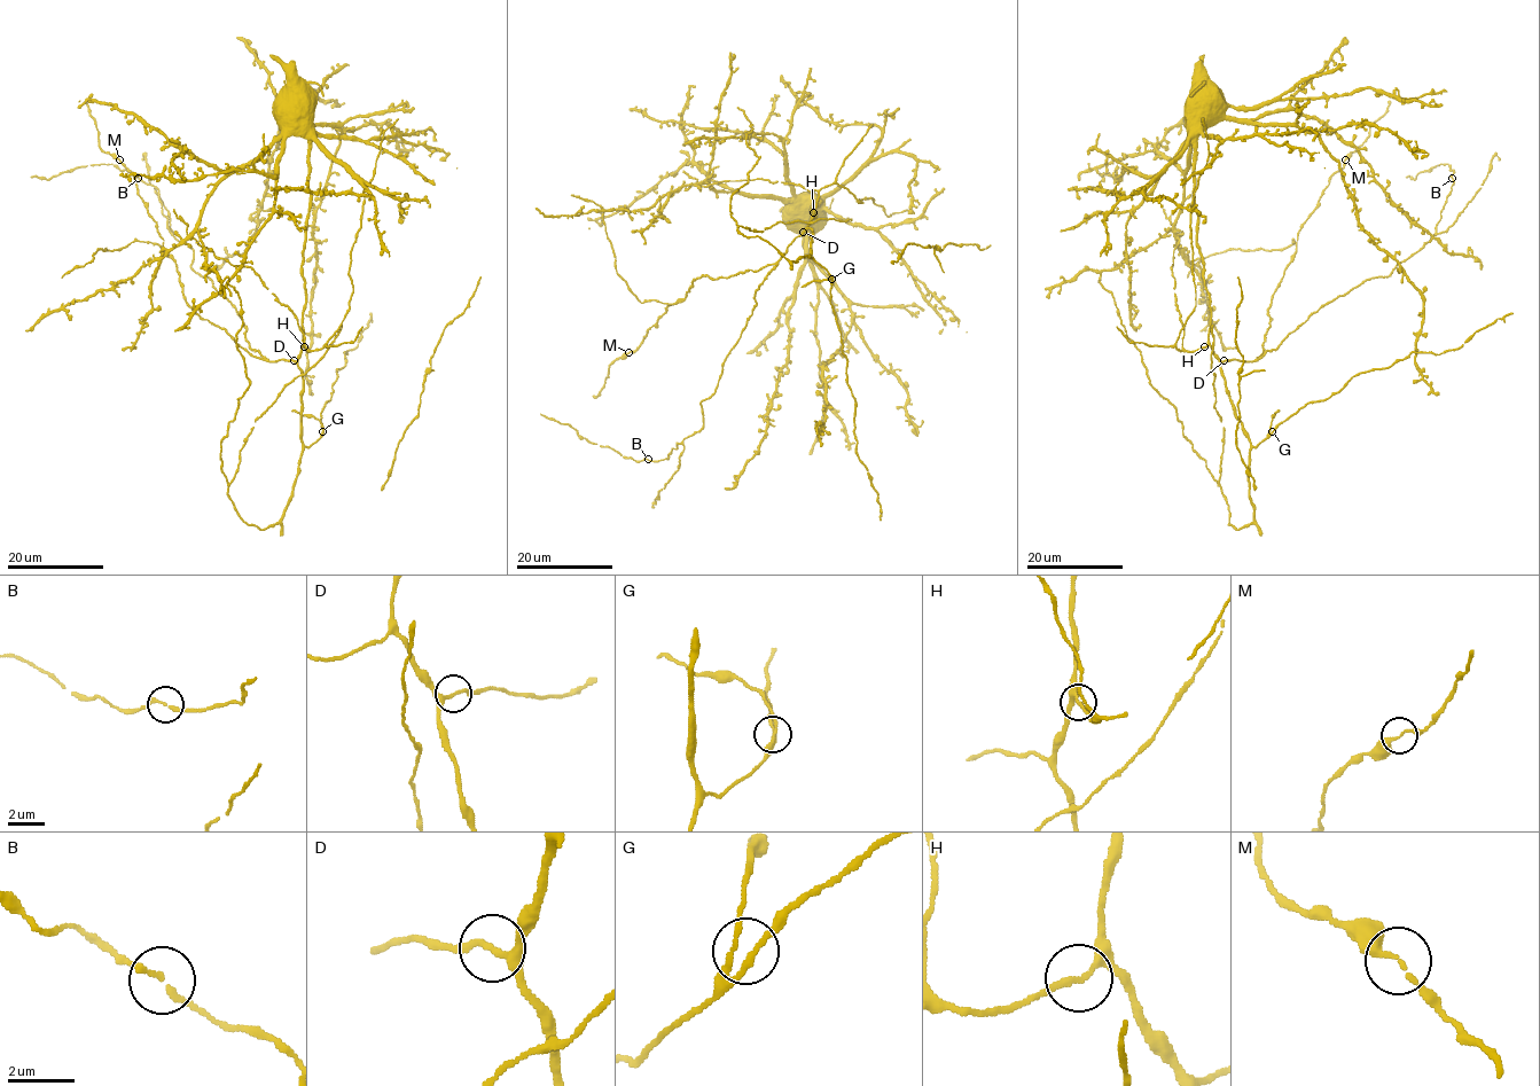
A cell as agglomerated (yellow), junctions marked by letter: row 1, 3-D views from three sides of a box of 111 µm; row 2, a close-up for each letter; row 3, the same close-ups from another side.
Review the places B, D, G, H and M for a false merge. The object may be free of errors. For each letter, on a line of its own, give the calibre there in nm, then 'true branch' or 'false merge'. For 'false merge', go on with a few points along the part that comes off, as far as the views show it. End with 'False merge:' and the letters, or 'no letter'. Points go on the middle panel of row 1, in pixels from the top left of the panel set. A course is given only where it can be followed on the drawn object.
B: 170 nm thick; true branch
D: 190 nm thick; true branch
G: 180 nm thick; true branch
H: 180 nm thick; true branch
M: 180 nm thick; true branch
False merge: no letter

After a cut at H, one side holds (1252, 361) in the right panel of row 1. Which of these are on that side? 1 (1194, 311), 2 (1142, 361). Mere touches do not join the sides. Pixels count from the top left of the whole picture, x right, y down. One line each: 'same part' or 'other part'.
1: other part
2: same part

